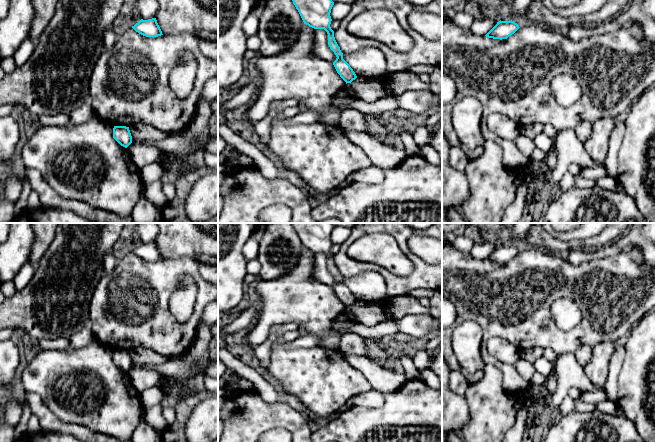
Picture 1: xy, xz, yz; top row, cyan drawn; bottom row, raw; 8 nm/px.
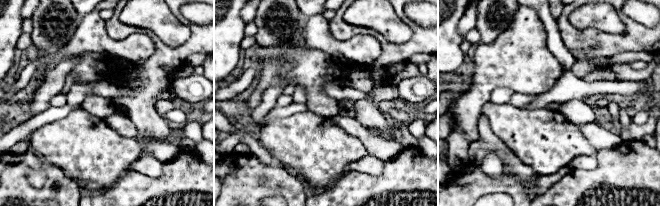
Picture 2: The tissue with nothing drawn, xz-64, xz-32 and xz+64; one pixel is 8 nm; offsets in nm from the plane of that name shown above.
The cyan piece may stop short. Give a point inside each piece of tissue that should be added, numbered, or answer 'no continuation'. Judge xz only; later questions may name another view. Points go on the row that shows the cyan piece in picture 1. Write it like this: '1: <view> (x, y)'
no continuation

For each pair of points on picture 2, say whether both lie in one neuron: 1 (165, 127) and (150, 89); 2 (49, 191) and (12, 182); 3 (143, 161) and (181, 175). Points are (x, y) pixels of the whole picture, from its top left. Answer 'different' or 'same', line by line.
1: same
2: same
3: different

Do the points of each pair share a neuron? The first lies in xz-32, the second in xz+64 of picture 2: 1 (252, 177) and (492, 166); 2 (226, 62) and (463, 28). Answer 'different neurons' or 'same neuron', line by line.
1: different neurons
2: different neurons

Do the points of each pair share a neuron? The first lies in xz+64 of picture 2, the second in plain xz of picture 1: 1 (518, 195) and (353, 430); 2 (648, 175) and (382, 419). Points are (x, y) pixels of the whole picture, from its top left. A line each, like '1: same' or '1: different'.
1: different
2: same

